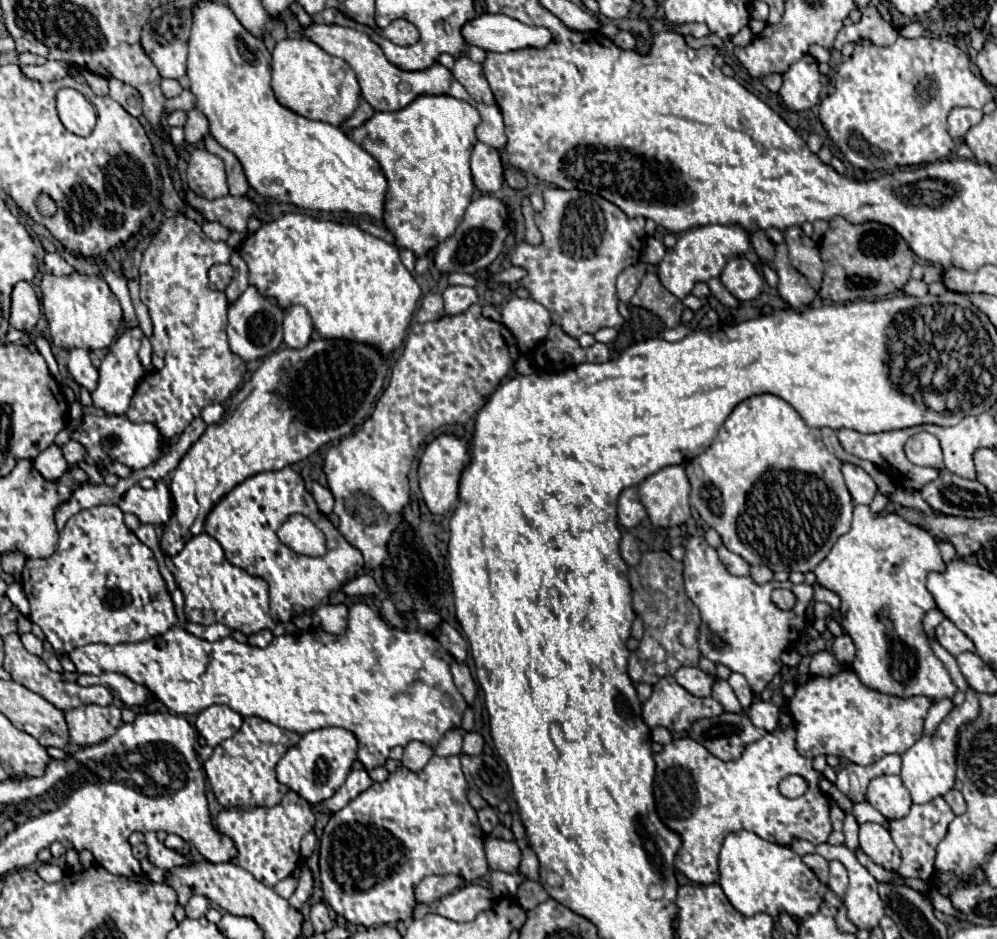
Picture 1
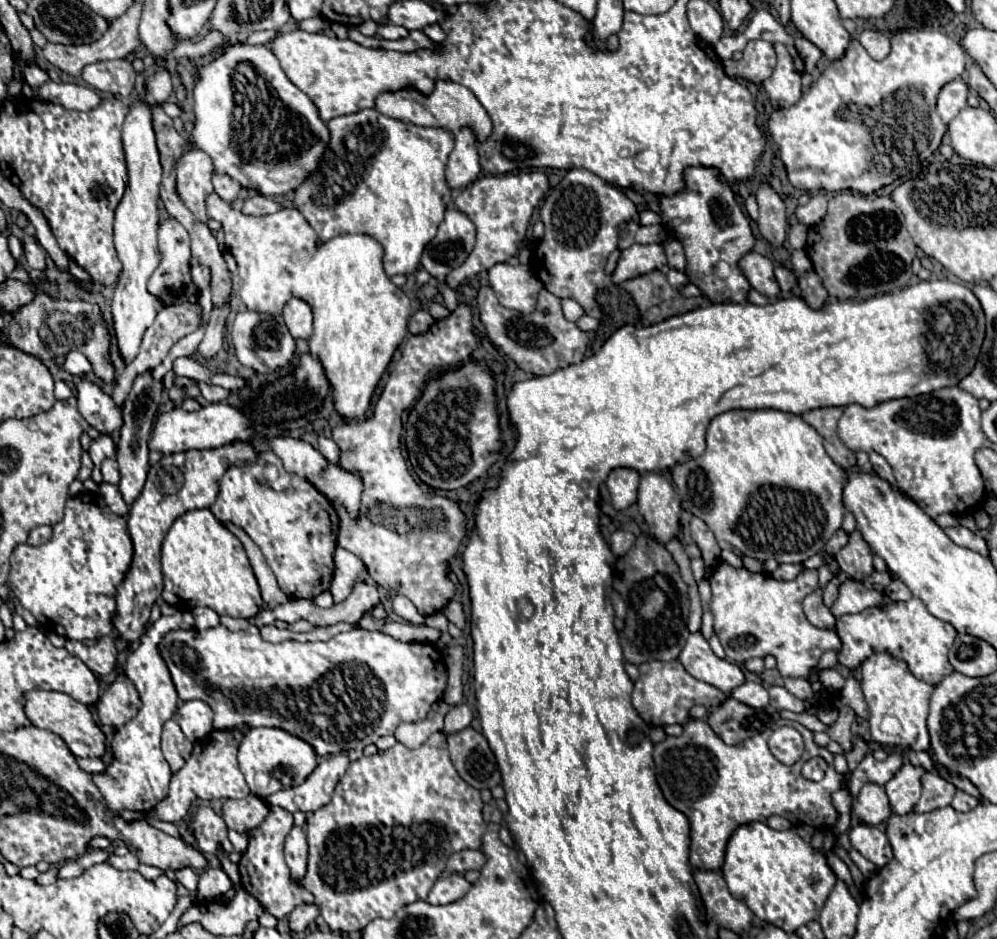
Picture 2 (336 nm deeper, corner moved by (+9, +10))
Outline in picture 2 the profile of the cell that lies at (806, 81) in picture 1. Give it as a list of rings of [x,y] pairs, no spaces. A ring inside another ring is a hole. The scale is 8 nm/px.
[[[774,44],[774,48],[778,54],[778,64],[772,76],[764,82],[764,88],[774,108],[790,108],[802,96],[800,76],[804,72],[804,62],[794,46]]]

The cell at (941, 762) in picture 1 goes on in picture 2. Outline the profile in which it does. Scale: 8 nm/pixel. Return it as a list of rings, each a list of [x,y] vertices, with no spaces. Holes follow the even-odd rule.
[[[904,762],[904,766],[894,774],[894,778],[884,786],[890,798],[892,810],[896,814],[908,814],[914,810],[920,792],[922,792],[922,776],[926,770],[922,766],[914,766]]]

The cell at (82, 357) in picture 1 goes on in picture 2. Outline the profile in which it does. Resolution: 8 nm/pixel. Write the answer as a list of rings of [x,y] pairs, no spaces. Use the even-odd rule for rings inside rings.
[[[80,378],[76,386],[76,398],[78,398],[78,410],[82,418],[94,426],[98,432],[100,430],[112,430],[116,432],[122,426],[122,416],[120,410],[114,406],[112,398],[94,382],[88,378]]]

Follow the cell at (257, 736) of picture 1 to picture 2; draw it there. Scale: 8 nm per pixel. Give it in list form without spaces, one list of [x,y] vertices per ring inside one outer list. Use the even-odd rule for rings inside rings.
[[[230,728],[230,730],[212,730],[206,738],[194,744],[192,756],[182,770],[172,774],[170,792],[164,802],[158,802],[156,810],[148,812],[150,816],[164,822],[180,822],[192,804],[192,800],[226,800],[226,798],[246,798],[250,794],[248,784],[238,768],[238,748],[246,734],[246,728]]]

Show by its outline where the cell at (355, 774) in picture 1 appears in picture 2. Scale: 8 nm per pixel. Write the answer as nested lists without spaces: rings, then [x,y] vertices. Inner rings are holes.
[[[332,754],[328,758],[320,758],[316,770],[306,778],[304,784],[280,790],[266,798],[268,804],[280,806],[288,812],[316,812],[326,806],[334,794],[334,788],[342,774],[346,772],[350,760],[346,754]]]

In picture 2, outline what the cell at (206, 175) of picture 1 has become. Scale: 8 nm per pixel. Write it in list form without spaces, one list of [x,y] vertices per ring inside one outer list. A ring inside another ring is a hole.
[[[198,148],[184,152],[176,164],[178,196],[200,222],[208,222],[204,202],[214,192],[212,174],[214,174],[212,158]]]

